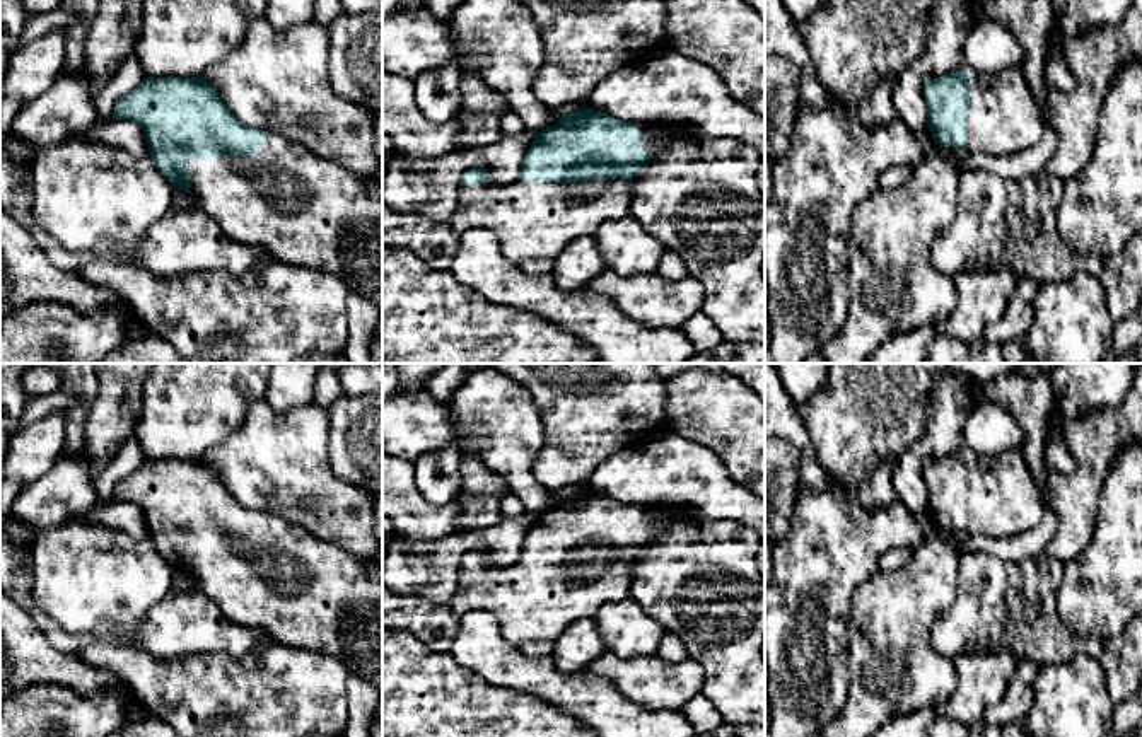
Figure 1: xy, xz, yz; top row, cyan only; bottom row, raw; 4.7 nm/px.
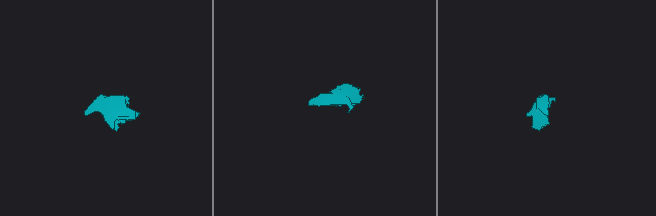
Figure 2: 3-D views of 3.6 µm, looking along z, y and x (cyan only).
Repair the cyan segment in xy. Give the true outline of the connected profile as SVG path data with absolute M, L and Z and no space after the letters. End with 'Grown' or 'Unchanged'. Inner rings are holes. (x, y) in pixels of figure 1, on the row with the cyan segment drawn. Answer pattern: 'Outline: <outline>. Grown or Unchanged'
Outline: M203 75L147 77L116 102L114 119L133 121L145 131L149 155L160 174L174 189L193 194L225 235L261 247L277 261L340 276L350 292L365 295L382 312L382 176L352 174L282 135L244 126Z. Grown

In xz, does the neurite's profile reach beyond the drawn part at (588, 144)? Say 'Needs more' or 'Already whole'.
Needs more

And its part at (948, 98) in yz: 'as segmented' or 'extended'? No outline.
extended

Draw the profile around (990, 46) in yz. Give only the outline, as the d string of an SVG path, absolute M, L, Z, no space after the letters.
M985 19L970 31L963 61L968 73L995 75L1004 68L1023 68L1024 49L1000 20Z

